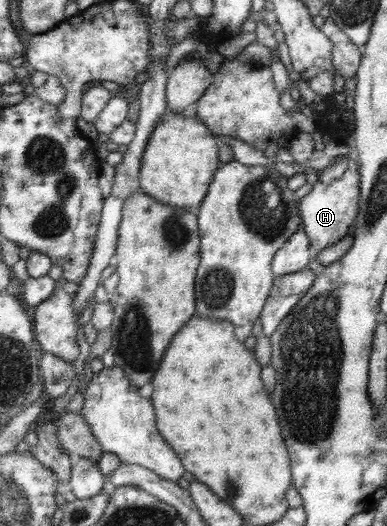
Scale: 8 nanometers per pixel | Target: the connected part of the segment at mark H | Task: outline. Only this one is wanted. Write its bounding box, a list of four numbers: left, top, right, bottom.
[298,159,360,253]

